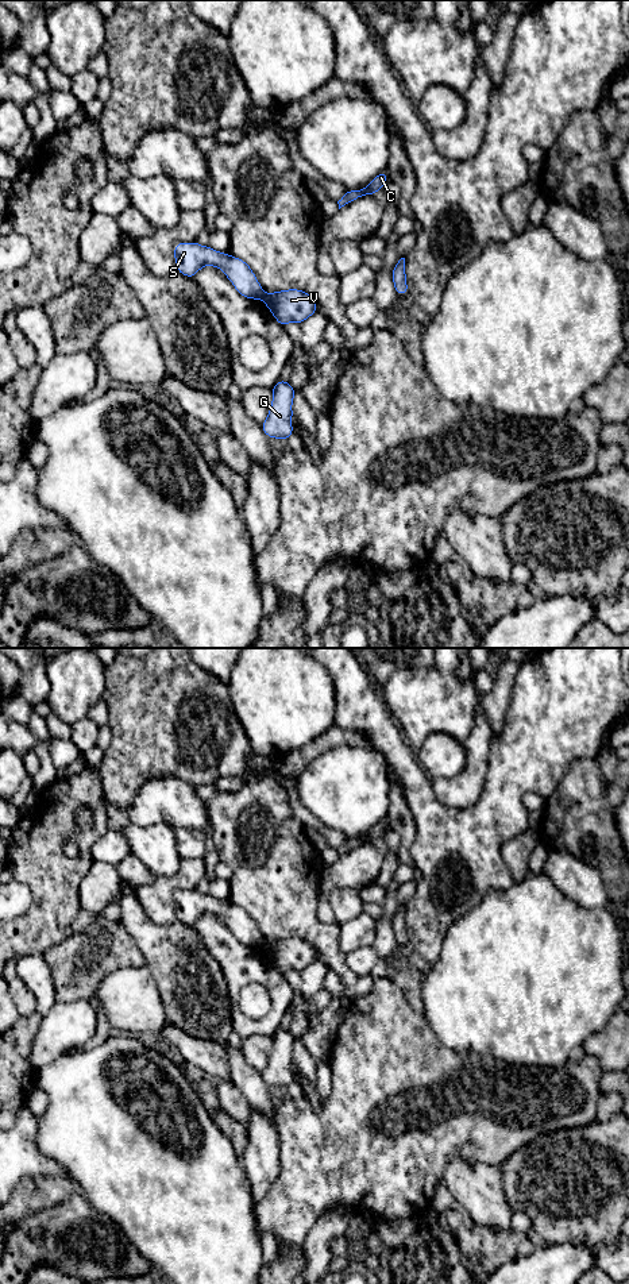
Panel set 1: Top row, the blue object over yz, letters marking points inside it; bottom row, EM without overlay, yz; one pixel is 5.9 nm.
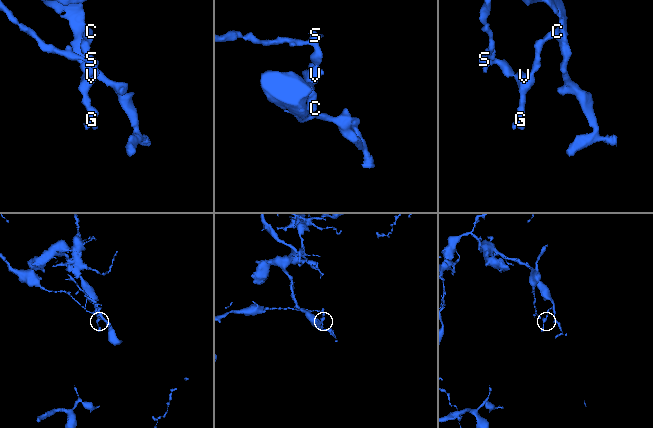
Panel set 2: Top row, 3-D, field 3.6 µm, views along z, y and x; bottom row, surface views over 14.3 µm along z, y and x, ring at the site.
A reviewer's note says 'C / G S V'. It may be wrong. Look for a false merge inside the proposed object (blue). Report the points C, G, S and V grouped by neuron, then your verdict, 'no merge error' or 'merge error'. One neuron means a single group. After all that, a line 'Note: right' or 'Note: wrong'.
C G V / S; merge error
Note: wrong

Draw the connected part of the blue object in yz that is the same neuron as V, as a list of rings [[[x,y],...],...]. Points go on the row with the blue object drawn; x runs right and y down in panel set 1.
[[[298,289],[265,294],[265,304],[283,327],[290,321],[301,324],[317,312],[312,296]]]

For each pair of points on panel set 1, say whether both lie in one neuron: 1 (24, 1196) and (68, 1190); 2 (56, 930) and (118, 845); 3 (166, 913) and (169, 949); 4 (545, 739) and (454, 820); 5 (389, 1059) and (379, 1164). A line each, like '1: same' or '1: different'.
1: same
2: different
3: different
4: same
5: same

